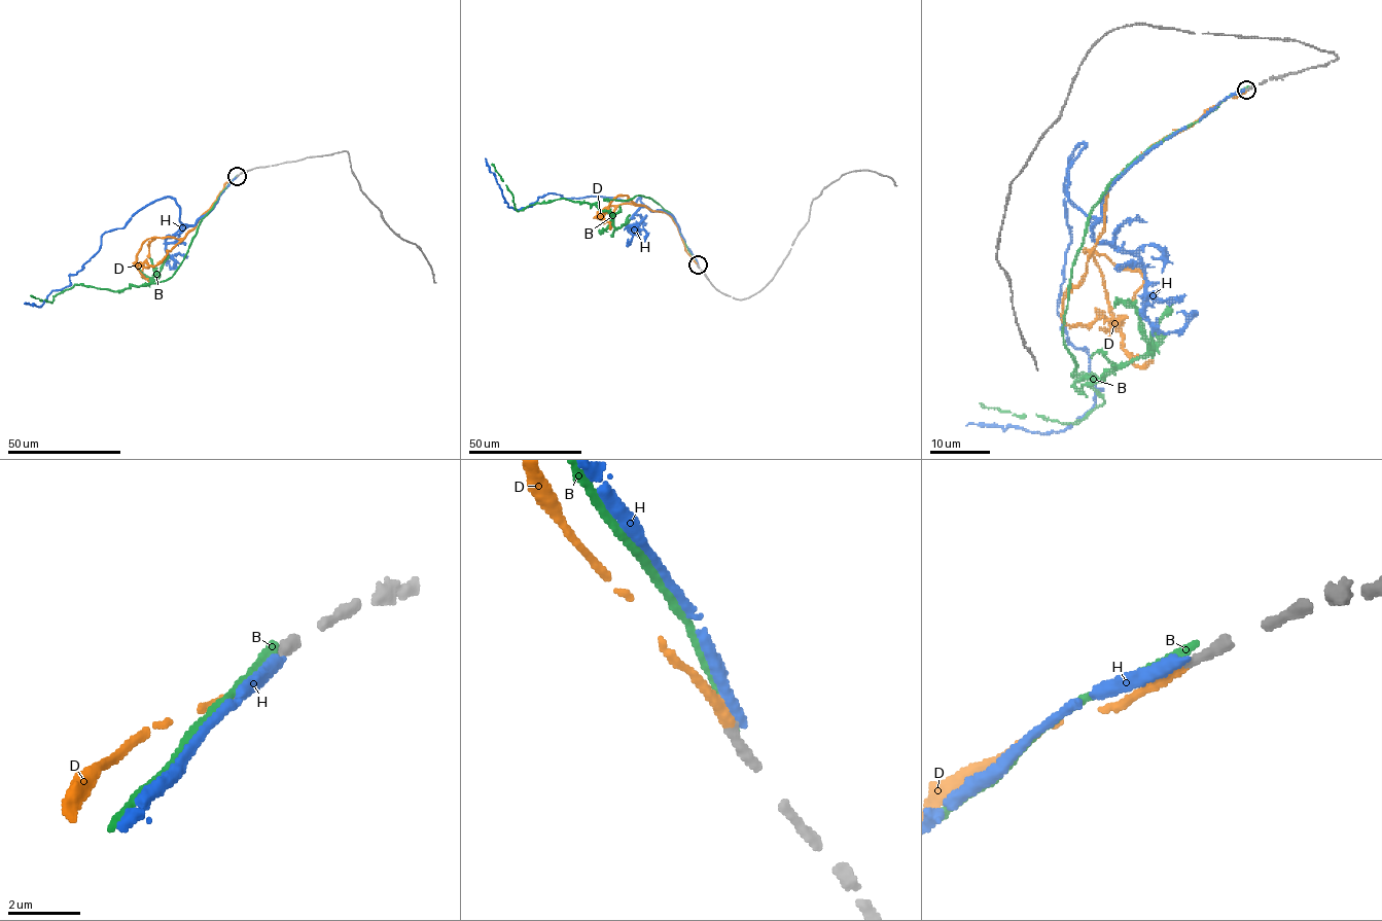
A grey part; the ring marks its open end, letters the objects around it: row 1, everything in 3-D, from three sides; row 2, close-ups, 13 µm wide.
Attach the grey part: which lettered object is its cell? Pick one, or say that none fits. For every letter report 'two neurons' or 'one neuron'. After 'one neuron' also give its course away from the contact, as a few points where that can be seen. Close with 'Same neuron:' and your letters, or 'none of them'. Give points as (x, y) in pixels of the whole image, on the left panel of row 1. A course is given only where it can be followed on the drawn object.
B: two neurons
D: one neuron | via (237, 176), (225, 183), (213, 204), (183, 238), (147, 238), (142, 245), (136, 266), (149, 279)
H: two neurons
Same neuron: D

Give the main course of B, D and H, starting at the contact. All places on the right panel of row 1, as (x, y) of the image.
B: (1247, 89), (1092, 210), (1063, 345), (1103, 401), (1059, 423), (980, 403)
D: (1247, 91), (1130, 164), (1109, 186), (1105, 231), (1084, 250), (1100, 270), (1122, 349), (1135, 364), (1153, 359)
H: (1245, 91), (1144, 153), (1105, 219), (1069, 198), (1073, 151), (1057, 312), (1100, 390), (1059, 431), (965, 425)

